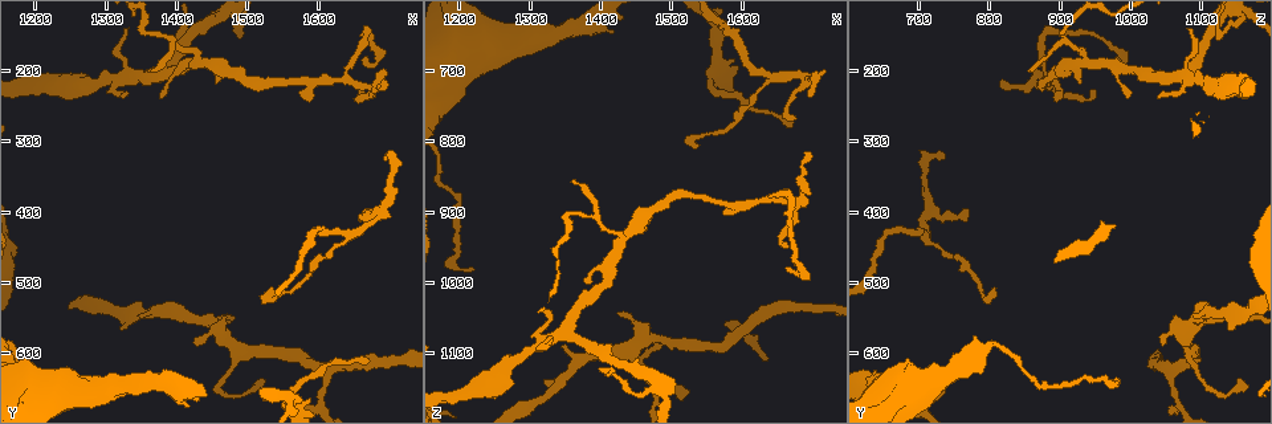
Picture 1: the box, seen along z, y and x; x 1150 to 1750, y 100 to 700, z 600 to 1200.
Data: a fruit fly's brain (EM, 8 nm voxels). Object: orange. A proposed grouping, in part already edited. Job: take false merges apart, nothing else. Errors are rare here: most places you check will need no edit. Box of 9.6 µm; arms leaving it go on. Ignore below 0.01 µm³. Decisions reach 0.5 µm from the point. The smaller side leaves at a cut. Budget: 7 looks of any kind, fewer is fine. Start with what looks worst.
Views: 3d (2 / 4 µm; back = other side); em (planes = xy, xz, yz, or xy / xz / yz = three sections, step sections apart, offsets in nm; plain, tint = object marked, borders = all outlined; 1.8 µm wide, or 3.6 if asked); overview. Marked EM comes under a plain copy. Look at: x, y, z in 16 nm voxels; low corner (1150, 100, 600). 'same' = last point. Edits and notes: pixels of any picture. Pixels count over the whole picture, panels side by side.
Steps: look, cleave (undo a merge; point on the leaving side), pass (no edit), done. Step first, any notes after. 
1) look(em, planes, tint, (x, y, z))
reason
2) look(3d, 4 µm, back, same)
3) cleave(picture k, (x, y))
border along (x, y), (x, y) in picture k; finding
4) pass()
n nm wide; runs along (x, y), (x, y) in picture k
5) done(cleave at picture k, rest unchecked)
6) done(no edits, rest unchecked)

look(3d, 4 µm, (1325, 210, 1080))
two arms in line, one across

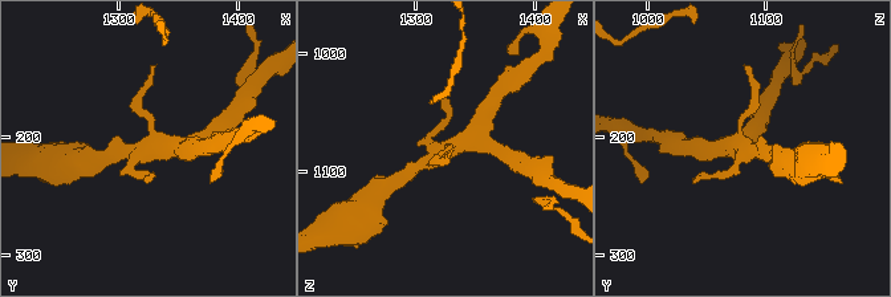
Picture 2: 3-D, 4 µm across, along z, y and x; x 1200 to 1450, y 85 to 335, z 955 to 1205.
look(em, planes, tint, (1326, 210, 1082))
now the EM

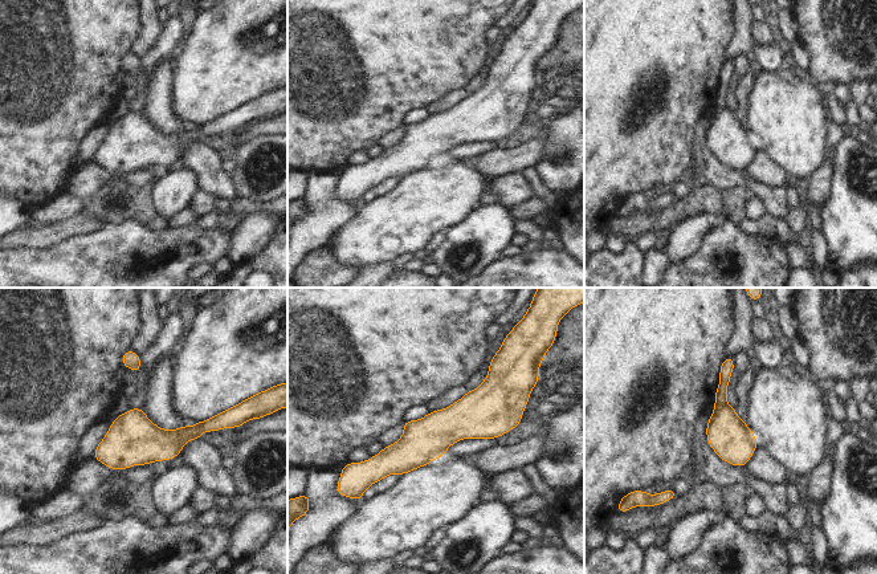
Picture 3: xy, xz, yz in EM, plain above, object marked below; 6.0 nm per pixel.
pass()
runs along (514, 422), (456, 422), (363, 467) in picture 3; continuous, no second cell

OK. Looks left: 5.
look(em, xz, step 8, tint, (1460, 570, 1070))
arms run side by side

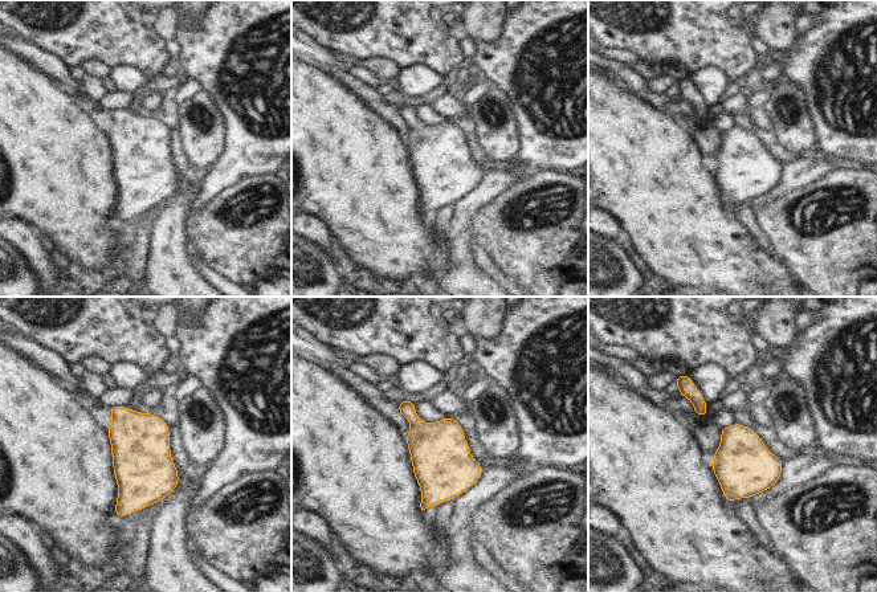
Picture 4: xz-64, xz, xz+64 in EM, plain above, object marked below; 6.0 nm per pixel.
look(em, planes, tint, same)

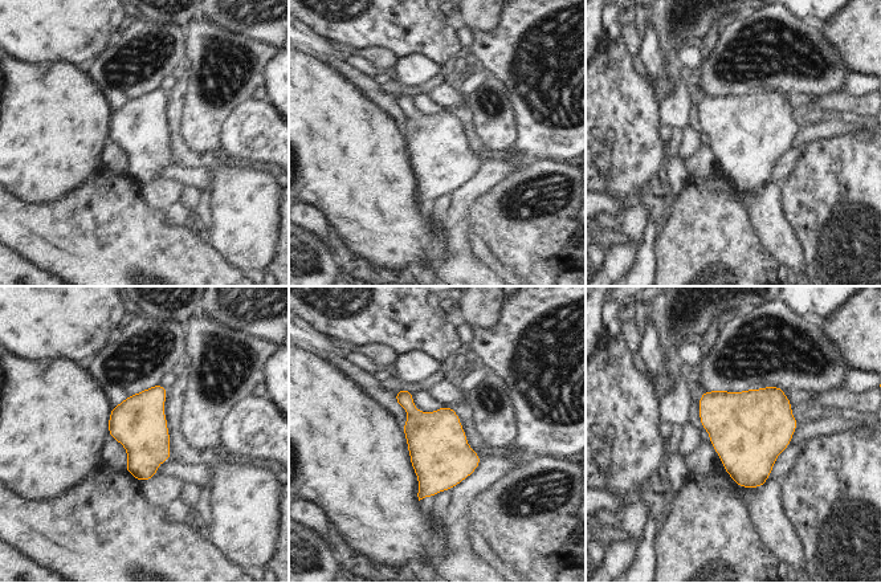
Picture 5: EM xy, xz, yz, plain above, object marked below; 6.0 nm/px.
pass()
all the same cell

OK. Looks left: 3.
look(3d, 4 µm, back, (1635, 215, 885))
a fork

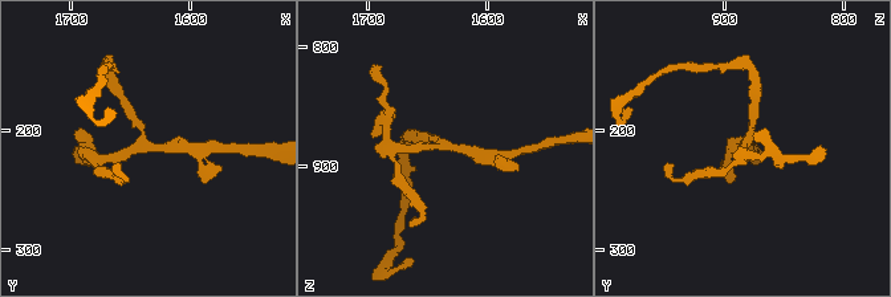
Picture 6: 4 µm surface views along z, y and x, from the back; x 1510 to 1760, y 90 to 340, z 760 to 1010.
look(em, yz, step 4, tint, (1636, 214, 886))

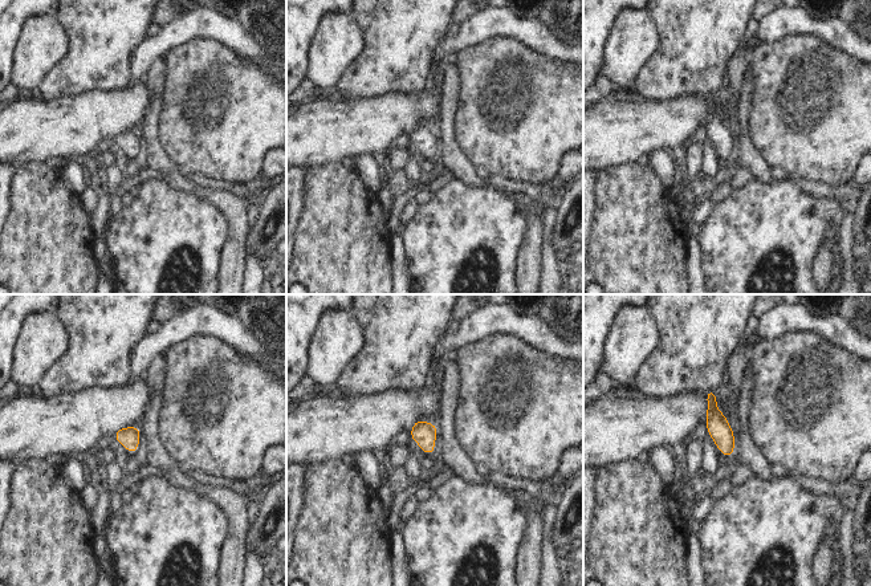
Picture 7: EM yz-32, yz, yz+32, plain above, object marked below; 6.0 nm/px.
pass()
130 nm wide; runs along (709, 394), (712, 412), (728, 452) in picture 7; all the same cell

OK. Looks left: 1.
done(no edits, rest unchecked)

